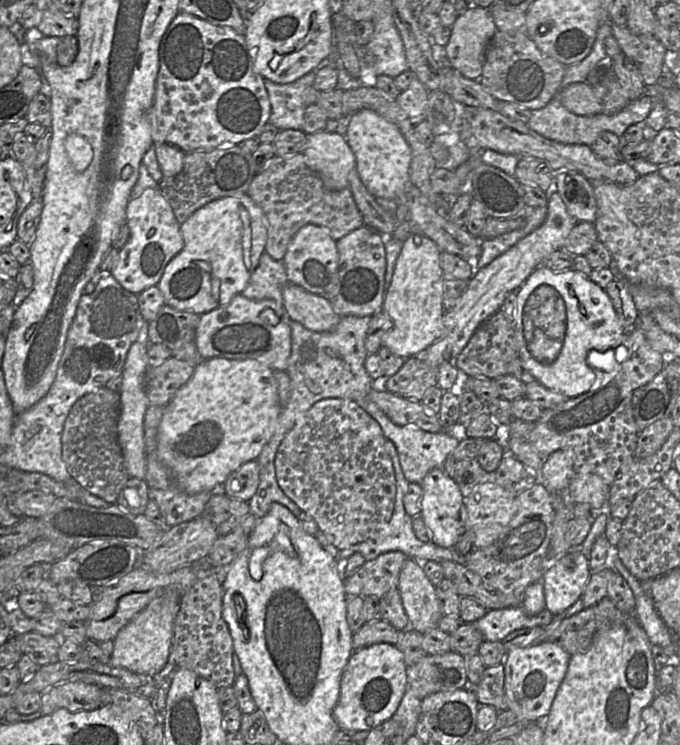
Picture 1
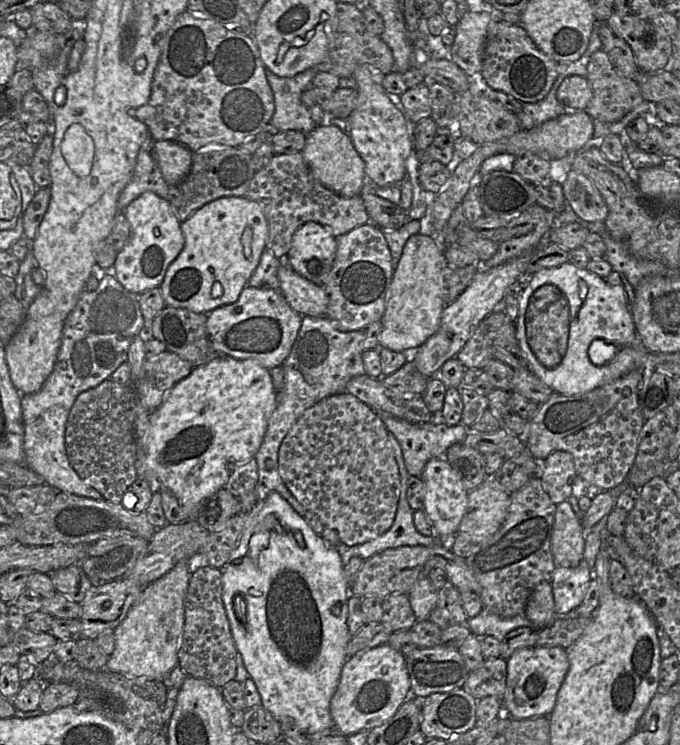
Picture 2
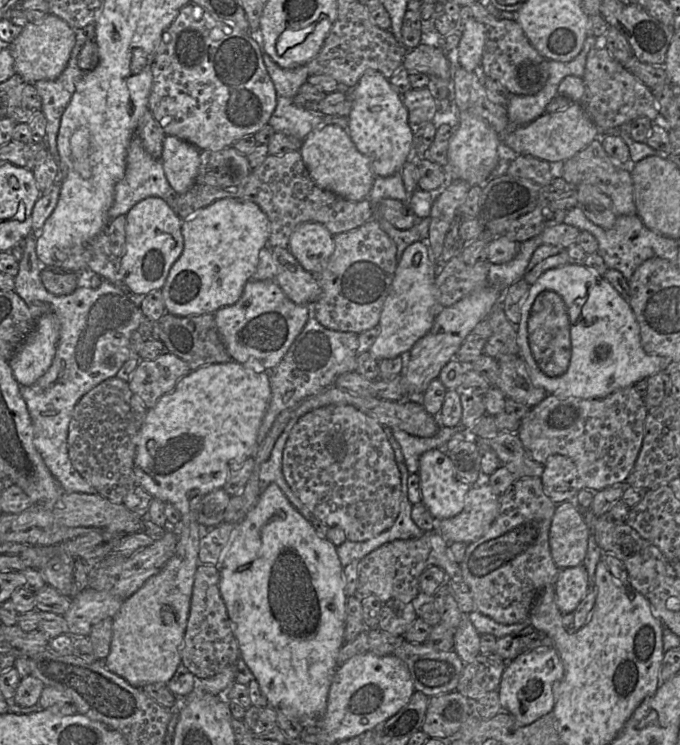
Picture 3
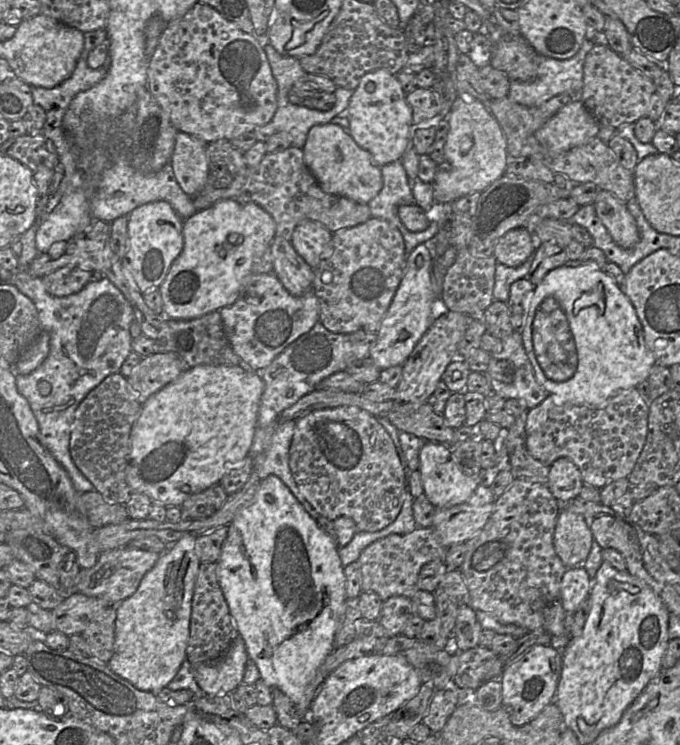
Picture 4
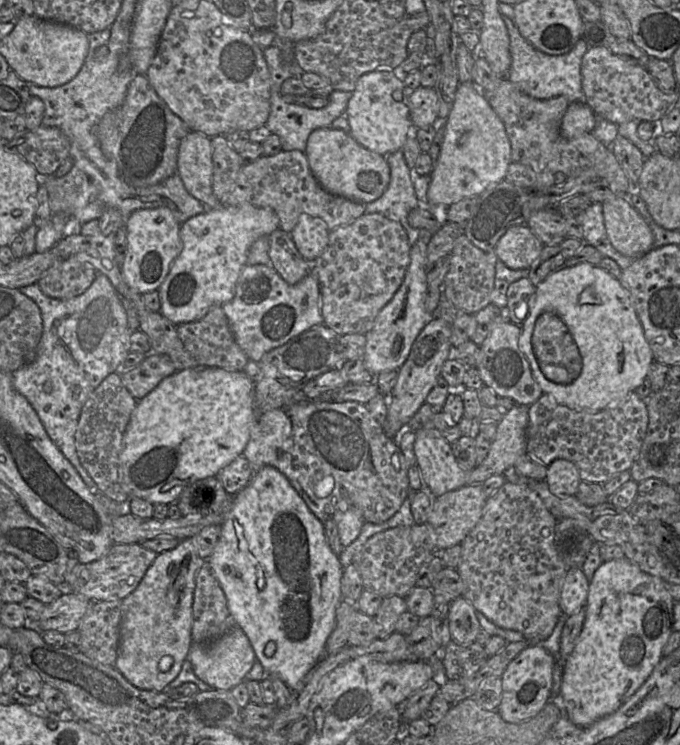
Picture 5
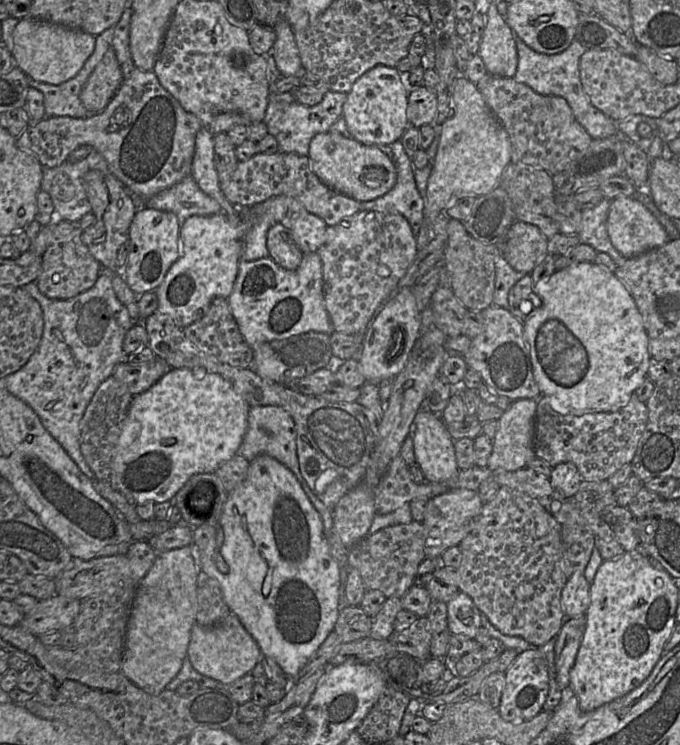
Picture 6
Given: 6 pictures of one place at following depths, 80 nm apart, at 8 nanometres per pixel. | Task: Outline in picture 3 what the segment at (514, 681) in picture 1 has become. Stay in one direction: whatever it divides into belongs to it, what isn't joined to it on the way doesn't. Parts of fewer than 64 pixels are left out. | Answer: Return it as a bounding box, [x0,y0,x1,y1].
[498,645,563,725]

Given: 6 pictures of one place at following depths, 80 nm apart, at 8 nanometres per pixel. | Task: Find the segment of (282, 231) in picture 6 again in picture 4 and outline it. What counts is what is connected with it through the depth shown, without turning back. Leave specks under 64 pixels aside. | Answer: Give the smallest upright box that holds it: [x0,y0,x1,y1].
[270,236,313,297]

